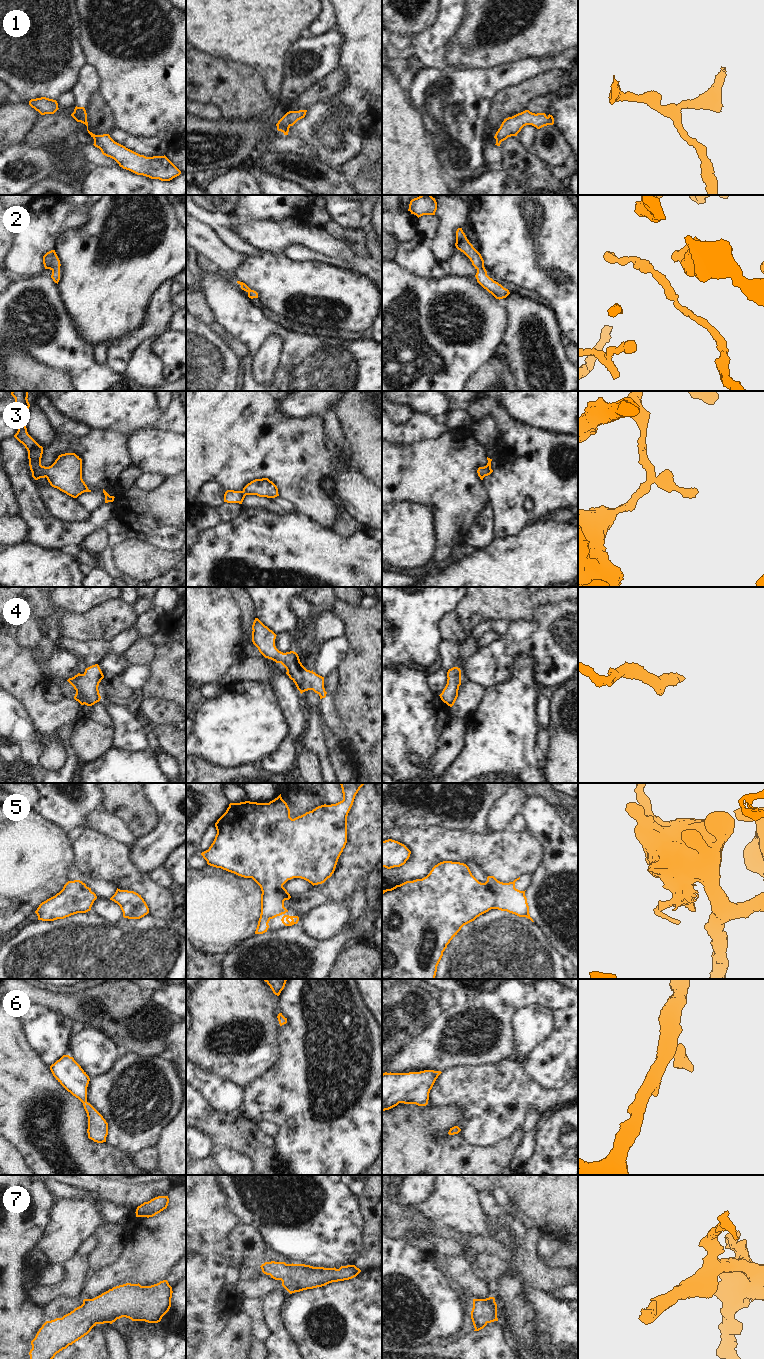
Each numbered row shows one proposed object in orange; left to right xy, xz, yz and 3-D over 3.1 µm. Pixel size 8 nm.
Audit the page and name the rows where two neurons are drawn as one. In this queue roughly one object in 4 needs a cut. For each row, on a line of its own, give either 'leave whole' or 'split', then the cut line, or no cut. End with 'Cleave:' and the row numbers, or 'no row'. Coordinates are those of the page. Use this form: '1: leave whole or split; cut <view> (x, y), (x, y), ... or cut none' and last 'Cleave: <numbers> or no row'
1: leave whole; cut none
2: leave whole; cut none
3: leave whole; cut none
4: leave whole; cut none
5: leave whole; cut none
6: leave whole; cut none
7: leave whole; cut none
Cleave: no row

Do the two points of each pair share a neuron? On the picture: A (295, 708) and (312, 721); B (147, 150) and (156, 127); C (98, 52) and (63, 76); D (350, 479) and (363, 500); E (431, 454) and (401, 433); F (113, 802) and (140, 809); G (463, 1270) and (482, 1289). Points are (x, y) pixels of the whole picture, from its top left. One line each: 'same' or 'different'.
A: different
B: different
C: different
D: same
E: different
F: same
G: same

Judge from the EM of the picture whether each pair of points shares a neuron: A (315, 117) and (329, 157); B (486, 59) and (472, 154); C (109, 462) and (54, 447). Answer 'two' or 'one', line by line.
A: one
B: two
C: one

